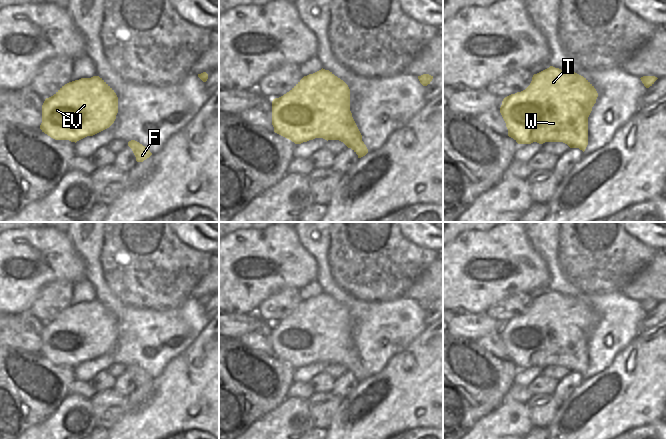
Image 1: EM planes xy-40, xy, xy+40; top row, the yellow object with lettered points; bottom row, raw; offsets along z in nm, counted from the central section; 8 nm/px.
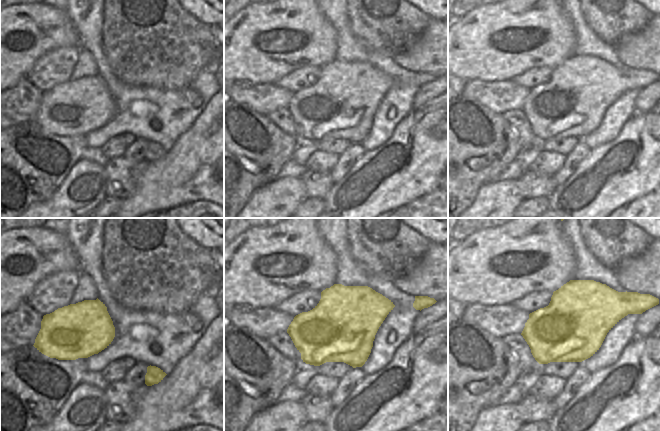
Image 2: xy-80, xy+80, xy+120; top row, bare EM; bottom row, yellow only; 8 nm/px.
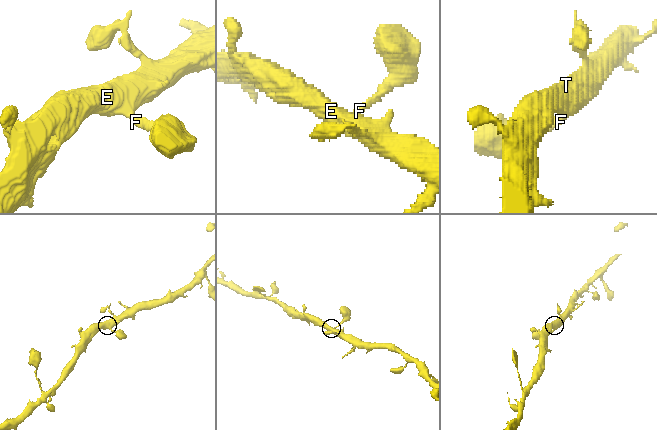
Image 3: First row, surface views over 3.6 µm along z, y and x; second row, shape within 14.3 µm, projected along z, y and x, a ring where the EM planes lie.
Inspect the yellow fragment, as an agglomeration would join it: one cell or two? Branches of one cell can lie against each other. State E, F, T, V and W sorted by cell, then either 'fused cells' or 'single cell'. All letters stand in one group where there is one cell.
groups E F T V W; single cell

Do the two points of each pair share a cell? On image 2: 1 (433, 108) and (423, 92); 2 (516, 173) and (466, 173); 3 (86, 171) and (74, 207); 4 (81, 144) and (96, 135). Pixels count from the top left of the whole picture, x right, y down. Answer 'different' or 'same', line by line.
1: different
2: different
3: same
4: different

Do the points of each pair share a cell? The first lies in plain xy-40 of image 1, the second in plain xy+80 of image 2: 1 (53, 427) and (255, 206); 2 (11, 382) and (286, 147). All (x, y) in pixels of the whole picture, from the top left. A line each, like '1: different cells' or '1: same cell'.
1: same cell
2: same cell

